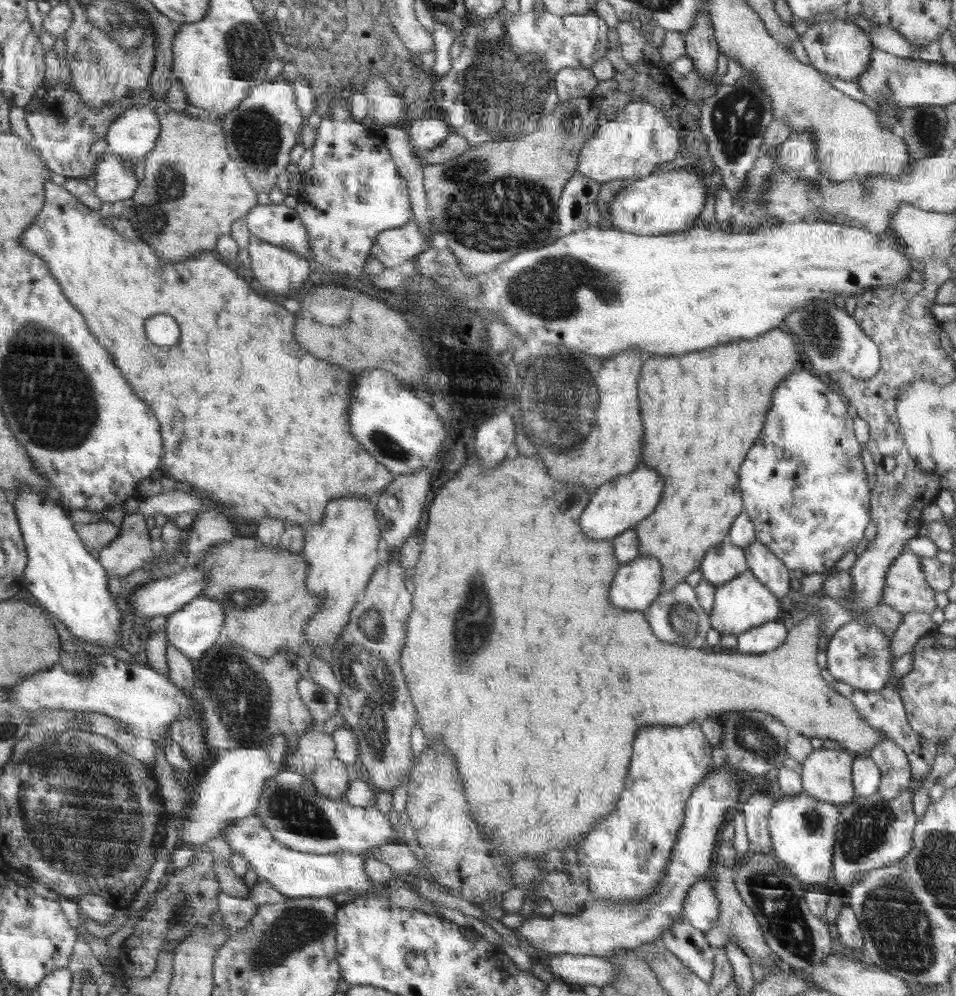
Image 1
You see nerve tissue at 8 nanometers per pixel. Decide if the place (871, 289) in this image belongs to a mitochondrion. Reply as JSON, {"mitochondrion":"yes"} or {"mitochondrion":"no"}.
{"mitochondrion":"no"}

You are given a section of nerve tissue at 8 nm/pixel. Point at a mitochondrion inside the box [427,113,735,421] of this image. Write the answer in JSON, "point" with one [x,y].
{"point":[499,201]}

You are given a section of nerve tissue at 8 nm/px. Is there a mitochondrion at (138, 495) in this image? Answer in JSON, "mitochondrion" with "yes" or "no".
{"mitochondrion":"no"}

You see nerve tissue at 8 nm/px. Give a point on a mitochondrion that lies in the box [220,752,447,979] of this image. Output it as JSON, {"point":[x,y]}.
{"point":[297,928]}

